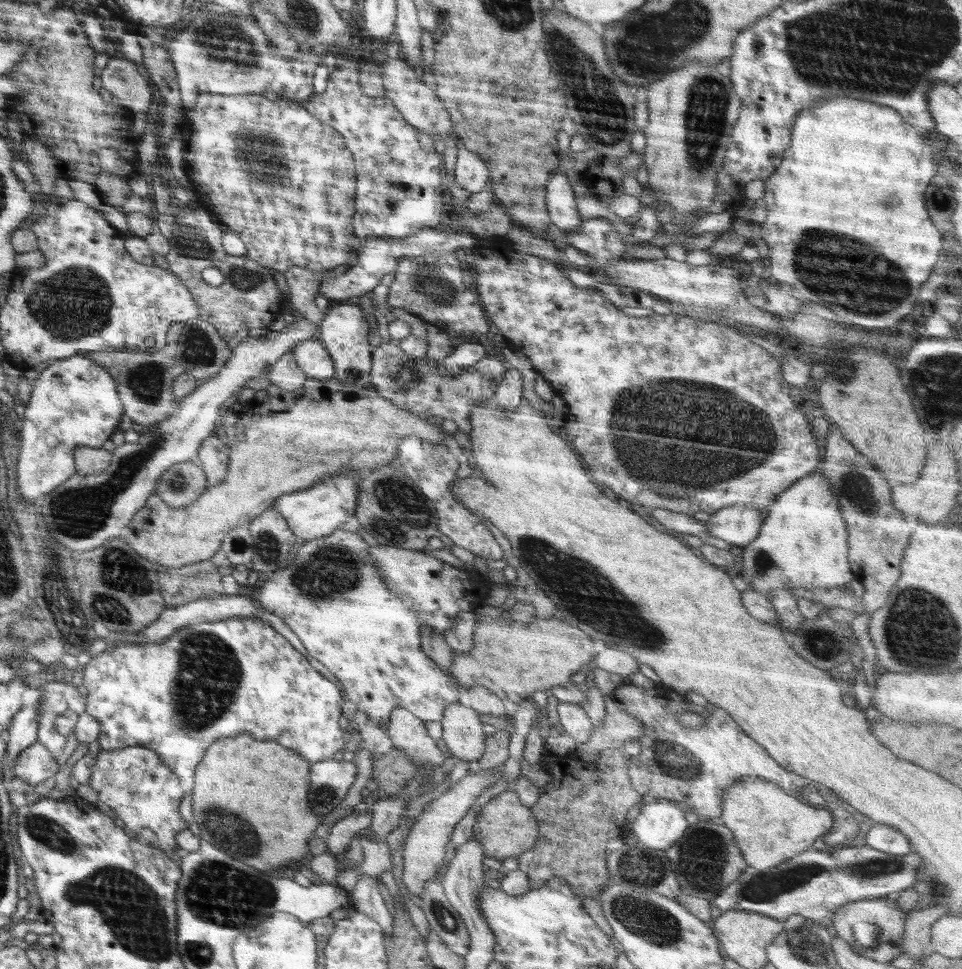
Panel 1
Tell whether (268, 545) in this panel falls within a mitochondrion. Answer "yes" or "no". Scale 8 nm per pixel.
yes

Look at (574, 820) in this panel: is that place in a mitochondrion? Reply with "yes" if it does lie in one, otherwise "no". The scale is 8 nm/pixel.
yes

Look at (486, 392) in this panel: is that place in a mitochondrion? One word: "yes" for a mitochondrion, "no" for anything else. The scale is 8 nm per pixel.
no

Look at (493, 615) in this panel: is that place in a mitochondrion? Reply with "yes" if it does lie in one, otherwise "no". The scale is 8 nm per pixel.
no

